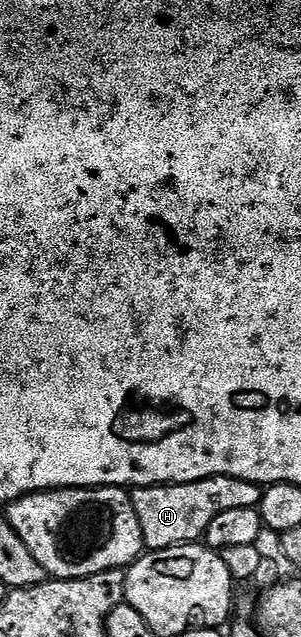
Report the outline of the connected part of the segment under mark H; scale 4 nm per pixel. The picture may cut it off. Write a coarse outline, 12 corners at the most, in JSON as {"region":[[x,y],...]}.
{"region":[[235,477],[130,493],[147,550],[198,543],[220,511],[257,509]]}

